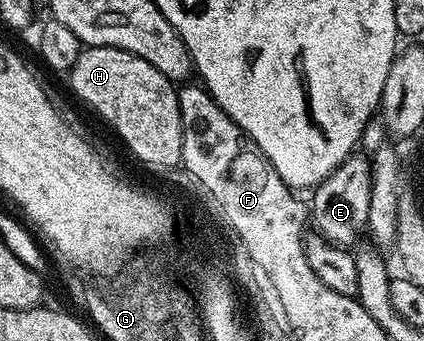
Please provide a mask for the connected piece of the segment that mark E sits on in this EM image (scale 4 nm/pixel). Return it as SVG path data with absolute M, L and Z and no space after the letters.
M353 153L338 165L311 192L310 223L315 234L321 235L328 243L345 249L367 228L367 213L370 211L372 165L369 156L364 153Z

